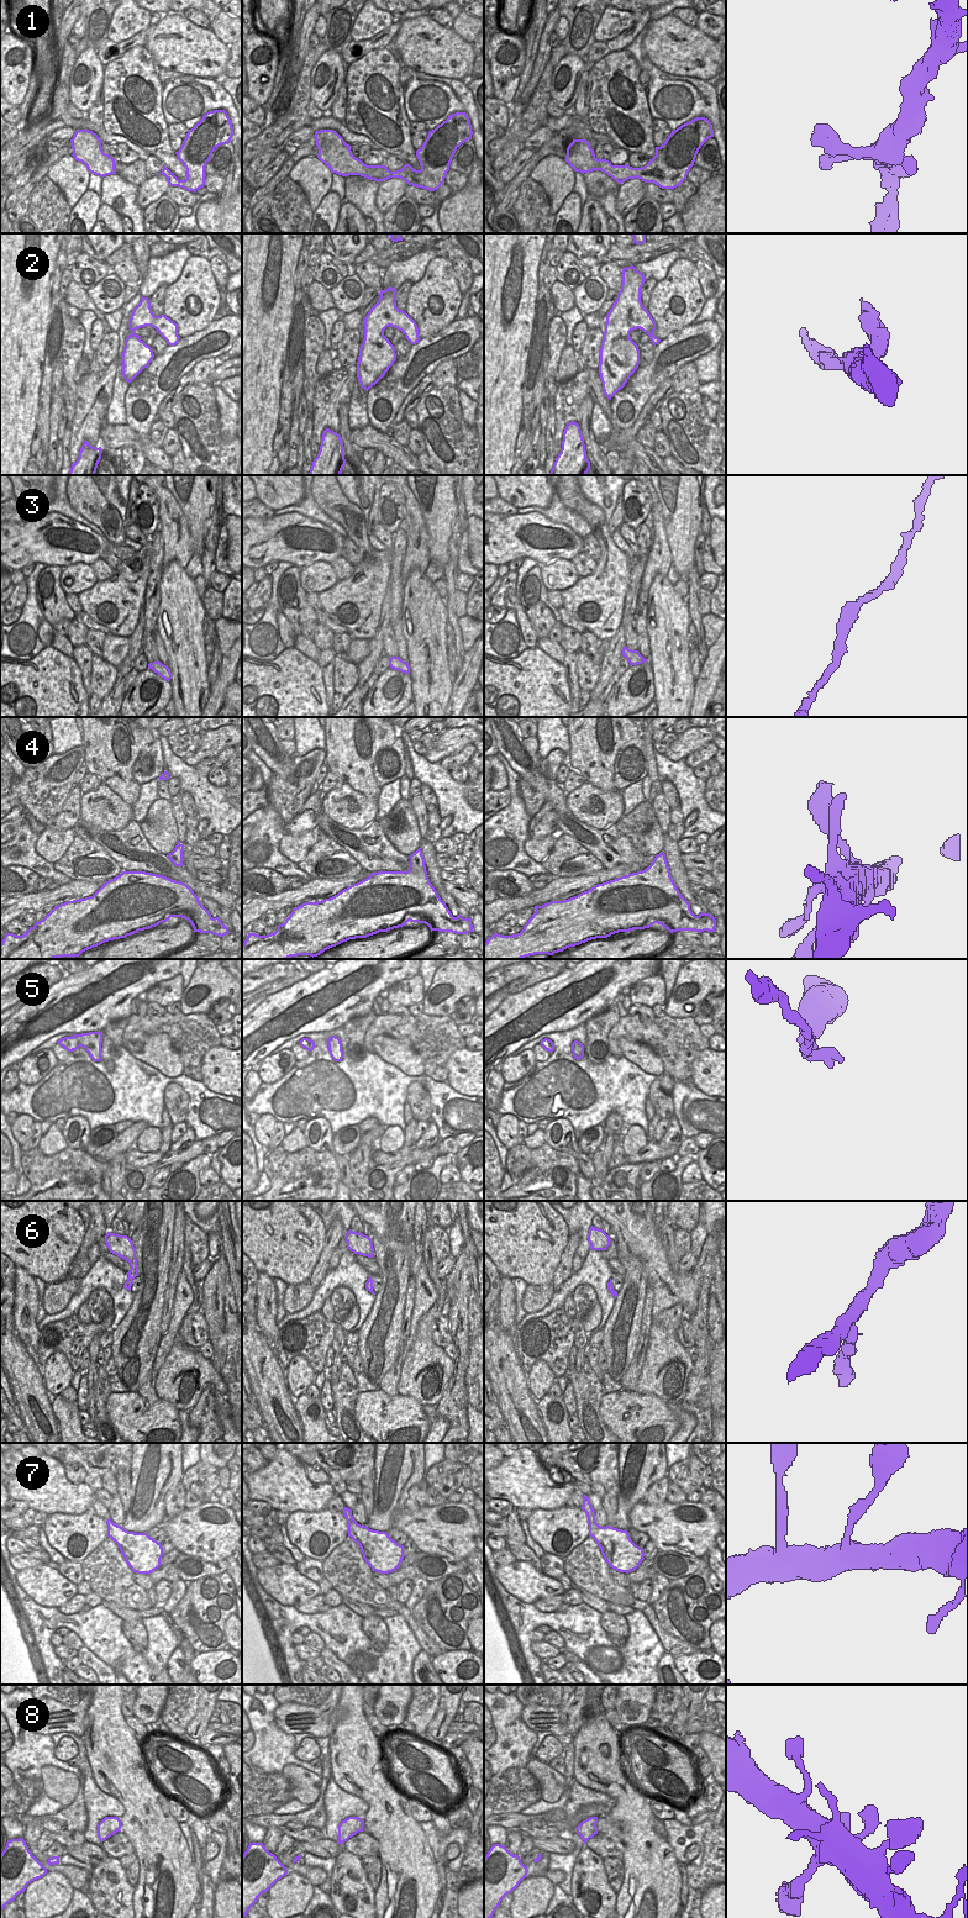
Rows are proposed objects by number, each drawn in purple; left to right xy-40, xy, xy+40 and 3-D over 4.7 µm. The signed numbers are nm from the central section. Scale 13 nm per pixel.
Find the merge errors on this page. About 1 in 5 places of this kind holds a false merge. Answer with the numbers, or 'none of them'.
none of them

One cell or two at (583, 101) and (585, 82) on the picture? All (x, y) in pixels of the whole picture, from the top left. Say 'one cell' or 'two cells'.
one cell

